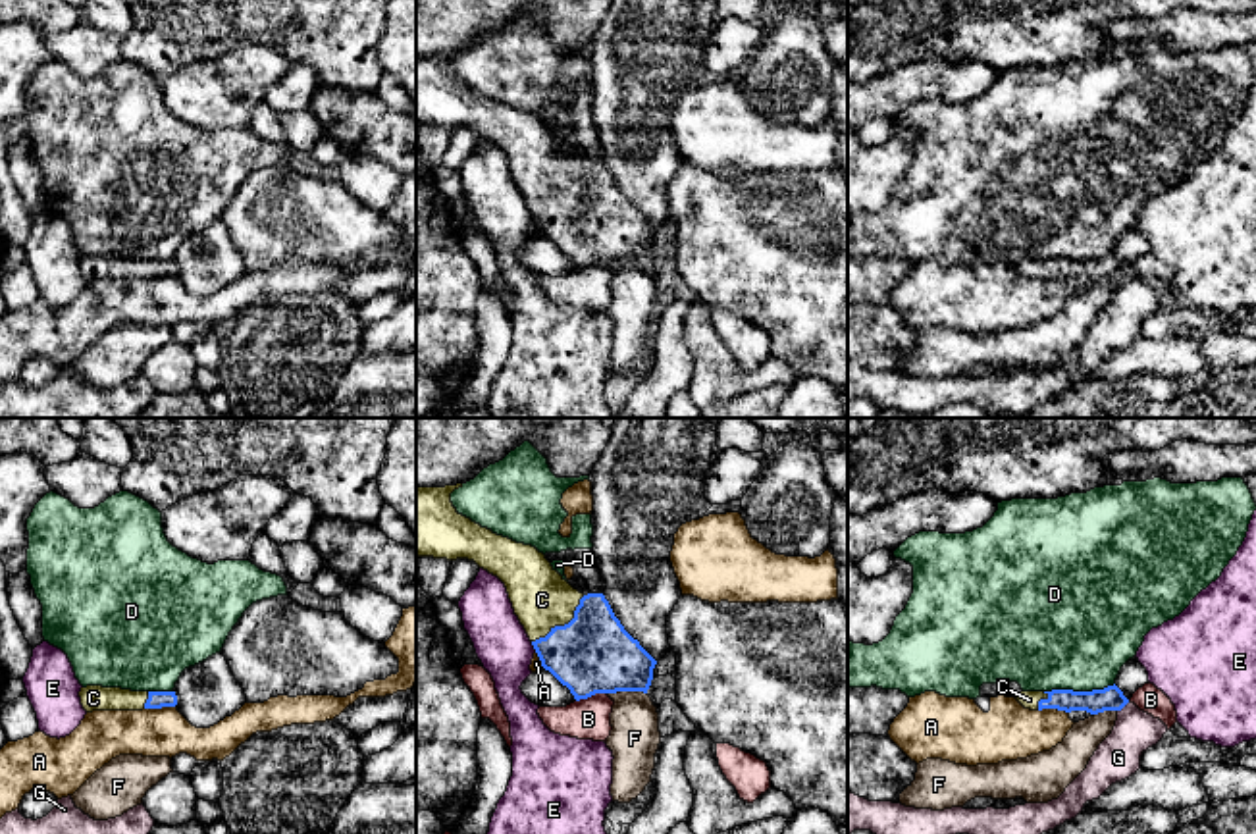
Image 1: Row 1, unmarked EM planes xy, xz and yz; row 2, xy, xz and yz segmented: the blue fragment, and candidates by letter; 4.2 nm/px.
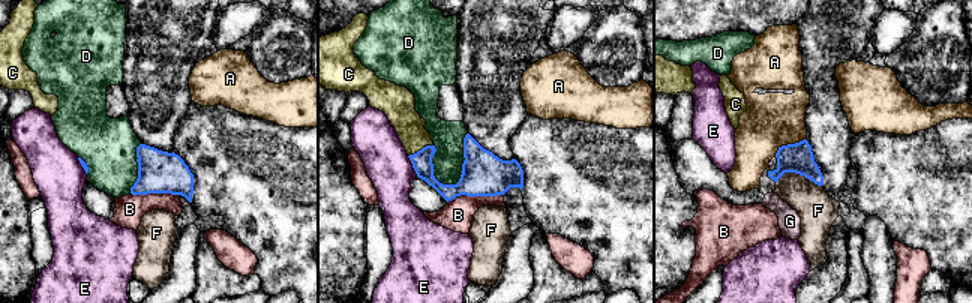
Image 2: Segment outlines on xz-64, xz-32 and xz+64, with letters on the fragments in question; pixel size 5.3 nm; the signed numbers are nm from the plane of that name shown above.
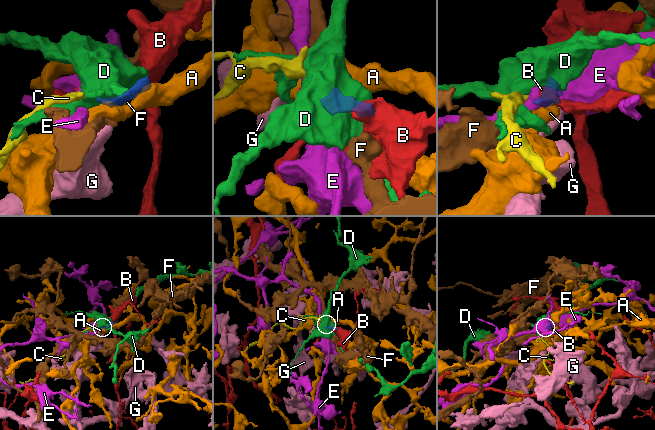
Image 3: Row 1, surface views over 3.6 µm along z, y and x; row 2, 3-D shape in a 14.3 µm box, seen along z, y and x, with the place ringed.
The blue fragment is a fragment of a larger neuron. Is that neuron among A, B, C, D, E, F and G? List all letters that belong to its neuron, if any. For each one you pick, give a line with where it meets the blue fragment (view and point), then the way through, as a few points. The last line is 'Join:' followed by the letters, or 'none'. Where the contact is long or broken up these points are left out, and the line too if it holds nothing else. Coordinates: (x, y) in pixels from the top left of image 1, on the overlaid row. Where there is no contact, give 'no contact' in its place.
C: contact xz (565, 625); way xz (592, 653), (565, 625), (542, 599)
Join: C

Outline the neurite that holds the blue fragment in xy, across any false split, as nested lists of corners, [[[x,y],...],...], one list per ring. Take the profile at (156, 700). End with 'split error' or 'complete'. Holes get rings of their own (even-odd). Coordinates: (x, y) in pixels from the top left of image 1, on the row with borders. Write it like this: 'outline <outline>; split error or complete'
outline [[[87,686],[79,691],[81,705],[92,711],[143,711],[175,707],[175,691],[131,691],[121,688]]]; split error

